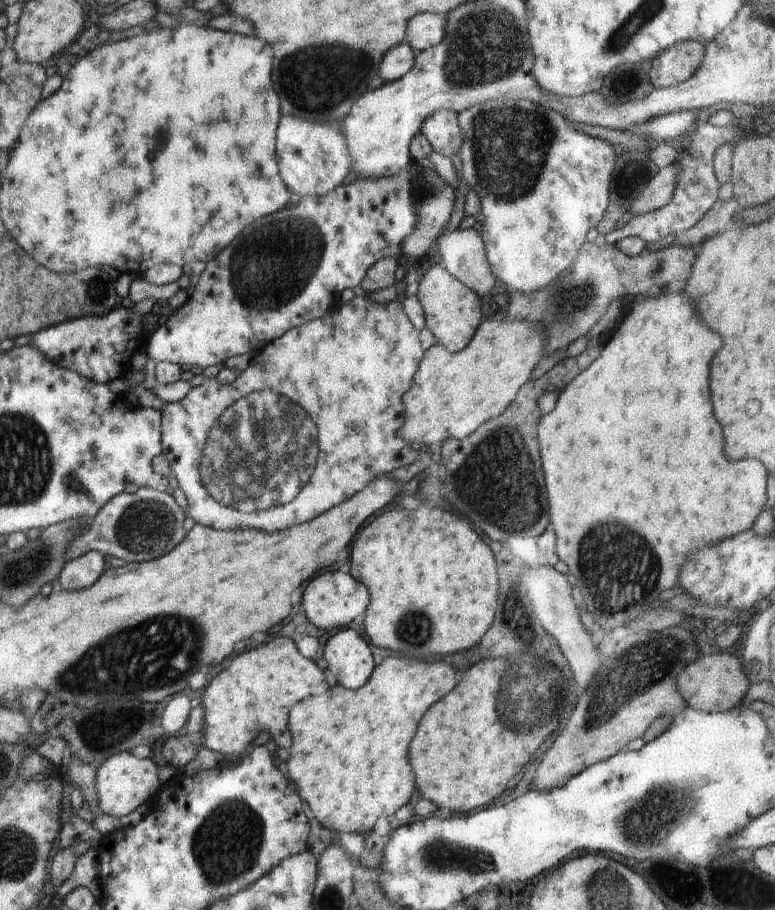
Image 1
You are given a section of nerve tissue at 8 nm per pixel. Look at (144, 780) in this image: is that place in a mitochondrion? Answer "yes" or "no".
no

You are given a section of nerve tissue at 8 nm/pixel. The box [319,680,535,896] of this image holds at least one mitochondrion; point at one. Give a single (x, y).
(442, 854)

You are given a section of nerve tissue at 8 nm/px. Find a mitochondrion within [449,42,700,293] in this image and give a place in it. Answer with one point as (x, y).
(509, 145)

